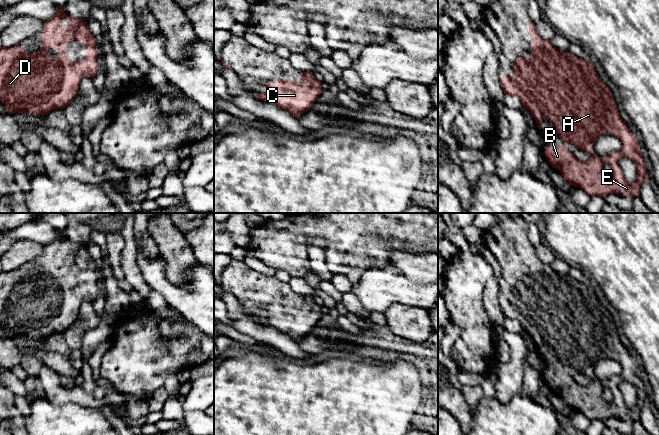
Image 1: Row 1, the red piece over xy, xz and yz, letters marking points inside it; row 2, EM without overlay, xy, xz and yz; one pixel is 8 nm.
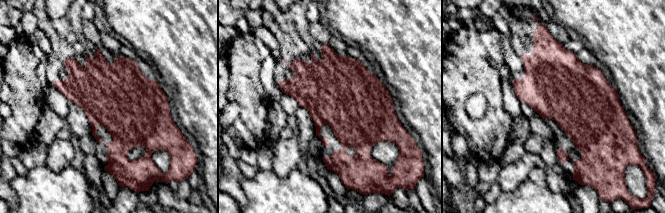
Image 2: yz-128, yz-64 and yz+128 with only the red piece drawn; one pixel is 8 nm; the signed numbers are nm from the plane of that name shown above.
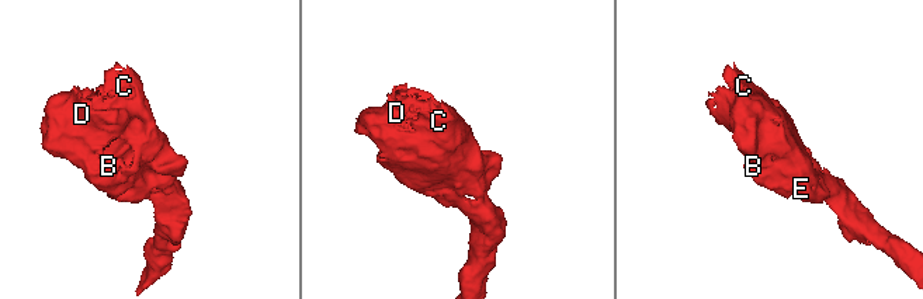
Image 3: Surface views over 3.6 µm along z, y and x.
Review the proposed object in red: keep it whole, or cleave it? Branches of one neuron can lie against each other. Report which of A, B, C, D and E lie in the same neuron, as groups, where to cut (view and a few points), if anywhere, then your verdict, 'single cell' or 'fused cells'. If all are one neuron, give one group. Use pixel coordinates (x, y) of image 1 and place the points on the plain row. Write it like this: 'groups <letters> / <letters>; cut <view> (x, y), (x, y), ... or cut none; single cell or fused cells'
groups A B C D E; cut none; single cell

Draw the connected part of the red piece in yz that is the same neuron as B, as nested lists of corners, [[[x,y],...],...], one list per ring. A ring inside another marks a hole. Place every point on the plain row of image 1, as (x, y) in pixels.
[[[529,244],[529,258],[531,259],[531,274],[532,274],[531,275],[531,282],[529,283],[524,280],[520,280],[520,281],[516,282],[516,284],[513,288],[514,293],[515,293],[514,298],[512,300],[507,299],[507,300],[499,301],[499,305],[500,305],[500,308],[503,312],[506,320],[518,321],[522,327],[522,330],[531,336],[531,338],[534,340],[534,342],[536,344],[537,351],[539,352],[539,354],[541,354],[541,348],[542,348],[541,343],[542,342],[544,344],[548,344],[548,343],[551,344],[552,350],[553,350],[555,356],[559,359],[563,369],[561,371],[546,370],[544,379],[548,383],[550,389],[562,397],[568,410],[579,411],[582,414],[584,414],[586,417],[588,417],[590,420],[598,419],[598,420],[606,421],[608,418],[612,418],[612,417],[615,417],[615,418],[618,417],[618,418],[624,419],[624,420],[628,420],[631,423],[633,423],[635,420],[640,420],[641,407],[643,405],[648,404],[647,394],[645,392],[645,385],[644,385],[644,383],[641,379],[641,376],[640,376],[640,368],[638,367],[636,361],[633,359],[633,357],[630,355],[628,350],[625,348],[625,346],[621,342],[621,340],[618,336],[617,328],[615,326],[613,318],[612,318],[611,314],[609,313],[609,311],[598,300],[595,290],[591,286],[587,286],[587,285],[585,285],[573,278],[570,278],[568,276],[563,277],[563,276],[558,275],[554,271],[554,269],[551,267],[551,265],[545,264],[540,261],[540,259],[537,257],[537,255],[535,253],[534,247],[531,244]],[[602,359],[612,359],[612,360],[619,362],[622,366],[622,373],[619,376],[610,378],[606,381],[596,380],[594,378],[594,367]],[[567,366],[574,368],[577,372],[579,372],[583,375],[593,377],[594,379],[591,381],[591,383],[589,385],[583,386],[583,385],[579,384],[578,382],[576,382],[575,379],[566,371],[565,368]],[[621,381],[627,381],[627,382],[631,383],[632,385],[634,385],[637,389],[637,405],[633,408],[629,408],[625,403],[625,400],[623,398],[623,394],[621,393],[621,391],[619,389],[619,384]],[[605,387],[608,387],[613,393],[613,400],[611,402],[608,402],[604,397],[603,389]]]

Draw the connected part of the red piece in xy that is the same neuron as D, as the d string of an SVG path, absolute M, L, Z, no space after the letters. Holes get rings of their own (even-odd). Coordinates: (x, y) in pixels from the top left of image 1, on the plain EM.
M59 233L54 242L43 245L43 248L39 276L27 278L20 269L0 273L0 326L5 328L8 338L46 339L52 334L63 334L79 317L81 303L85 300L93 303L98 296L97 267L86 245L71 242L63 233ZM74 263L86 270L86 281L73 287L66 273ZM50 272L58 275L56 282L49 280L47 274Z

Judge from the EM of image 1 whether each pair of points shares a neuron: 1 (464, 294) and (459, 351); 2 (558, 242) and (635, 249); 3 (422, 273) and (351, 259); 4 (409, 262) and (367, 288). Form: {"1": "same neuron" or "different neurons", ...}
{"1": "same neuron", "2": "same neuron", "3": "different neurons", "4": "different neurons"}

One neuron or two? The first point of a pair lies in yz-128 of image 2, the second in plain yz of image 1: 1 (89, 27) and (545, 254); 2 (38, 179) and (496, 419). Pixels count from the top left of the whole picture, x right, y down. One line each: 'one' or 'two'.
1: one
2: one

